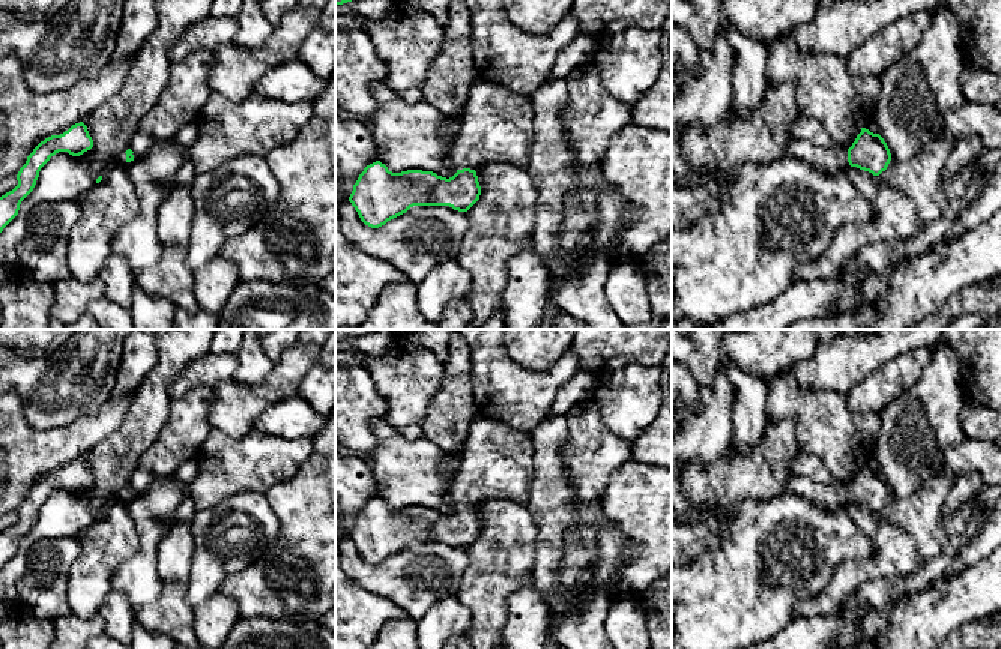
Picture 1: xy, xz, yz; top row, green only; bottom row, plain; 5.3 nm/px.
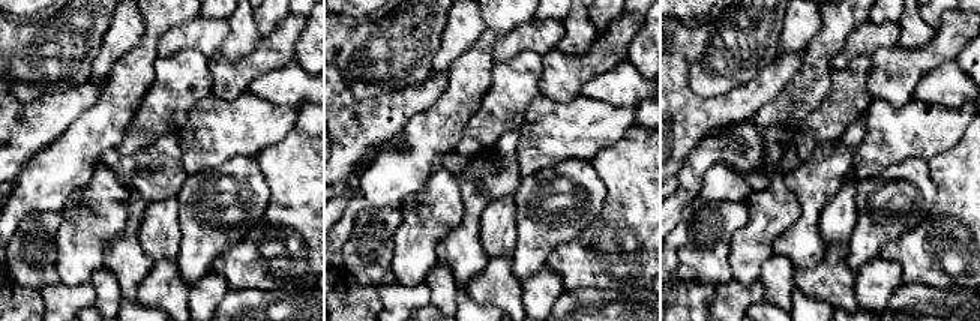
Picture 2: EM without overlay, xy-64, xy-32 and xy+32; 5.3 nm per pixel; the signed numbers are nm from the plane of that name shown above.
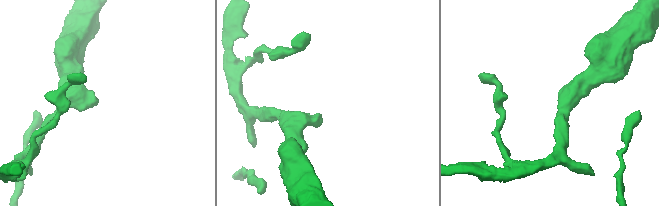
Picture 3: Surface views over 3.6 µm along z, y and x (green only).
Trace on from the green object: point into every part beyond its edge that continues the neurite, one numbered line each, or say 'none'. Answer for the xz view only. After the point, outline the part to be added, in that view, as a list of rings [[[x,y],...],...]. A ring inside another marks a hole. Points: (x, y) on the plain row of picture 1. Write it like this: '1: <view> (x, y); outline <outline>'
1: xz (496, 461); outline [[[475,418],[449,484],[449,499],[455,506],[475,506],[485,499],[510,499],[526,506],[532,455],[531,433],[497,419]]]

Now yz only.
1: yz (828, 496); outline [[[792,476],[785,485],[783,494],[804,497],[822,509],[846,506],[848,485],[842,482],[822,484],[806,476]]]

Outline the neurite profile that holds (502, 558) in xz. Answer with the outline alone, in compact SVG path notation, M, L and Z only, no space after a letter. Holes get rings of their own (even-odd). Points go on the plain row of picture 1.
M485 499L475 505L479 536L466 548L469 563L461 575L457 598L469 608L472 625L466 634L472 649L504 649L508 598L532 575L535 568L537 526L528 508L510 499Z

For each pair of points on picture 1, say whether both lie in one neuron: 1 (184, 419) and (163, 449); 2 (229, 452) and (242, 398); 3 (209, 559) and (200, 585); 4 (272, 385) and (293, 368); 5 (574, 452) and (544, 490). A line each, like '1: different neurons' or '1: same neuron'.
1: same neuron
2: different neurons
3: same neuron
4: same neuron
5: different neurons

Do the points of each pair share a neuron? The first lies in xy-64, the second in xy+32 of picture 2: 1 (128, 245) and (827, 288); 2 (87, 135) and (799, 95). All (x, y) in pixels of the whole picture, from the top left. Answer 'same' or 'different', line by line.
1: different
2: same

